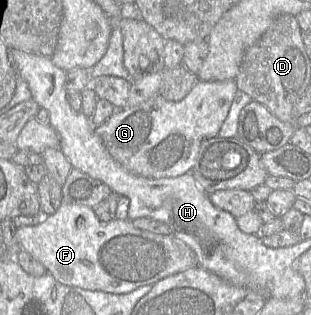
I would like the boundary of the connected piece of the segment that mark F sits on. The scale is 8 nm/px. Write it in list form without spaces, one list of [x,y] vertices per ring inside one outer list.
[[[62,203],[59,209],[42,223],[17,228],[16,237],[20,248],[44,265],[47,273],[57,281],[86,290],[126,294],[198,266],[196,255],[191,248],[172,234],[161,235],[138,229],[128,218],[103,222],[91,207],[80,204]]]

